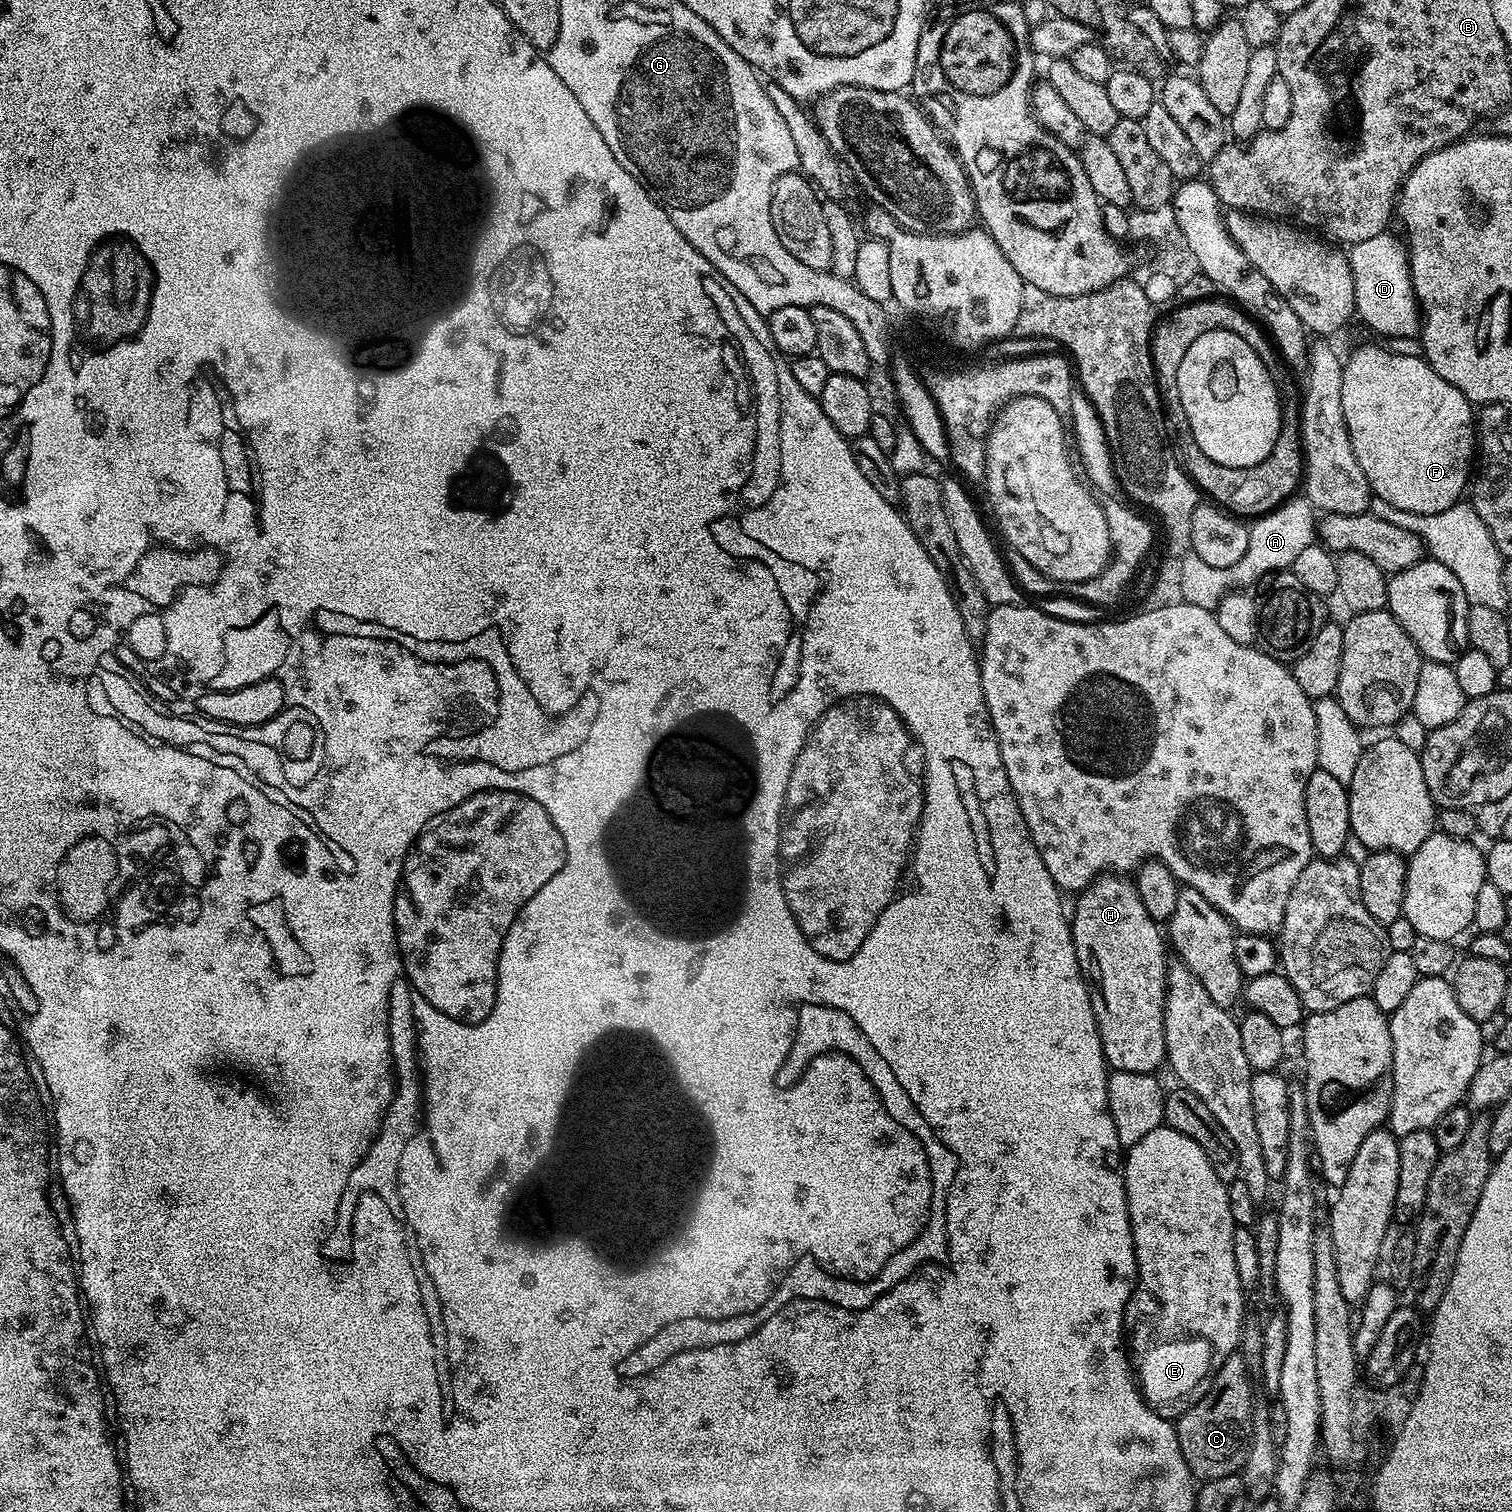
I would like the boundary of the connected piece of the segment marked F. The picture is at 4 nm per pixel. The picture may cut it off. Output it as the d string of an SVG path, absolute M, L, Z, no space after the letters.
M1364 344L1352 352L1352 357L1343 361L1342 374L1342 414L1346 418L1346 426L1350 434L1350 442L1354 446L1354 458L1358 458L1358 466L1362 466L1362 474L1366 474L1366 482L1375 499L1390 502L1397 513L1408 512L1409 517L1438 514L1442 510L1450 510L1450 506L1461 503L1463 494L1470 484L1474 472L1474 453L1478 448L1478 424L1474 419L1474 406L1458 390L1458 386L1450 386L1446 378L1438 378L1438 374L1428 364L1428 361L1416 356L1406 357L1403 354L1392 353L1388 346L1379 348L1376 344Z

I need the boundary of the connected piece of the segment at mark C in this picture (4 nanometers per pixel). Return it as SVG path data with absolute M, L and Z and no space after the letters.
M1239 1351L1231 1352L1215 1369L1200 1399L1179 1413L1180 1420L1175 1421L1178 1446L1182 1446L1182 1458L1197 1481L1235 1476L1243 1469L1252 1434L1252 1384L1254 1388L1248 1361Z

